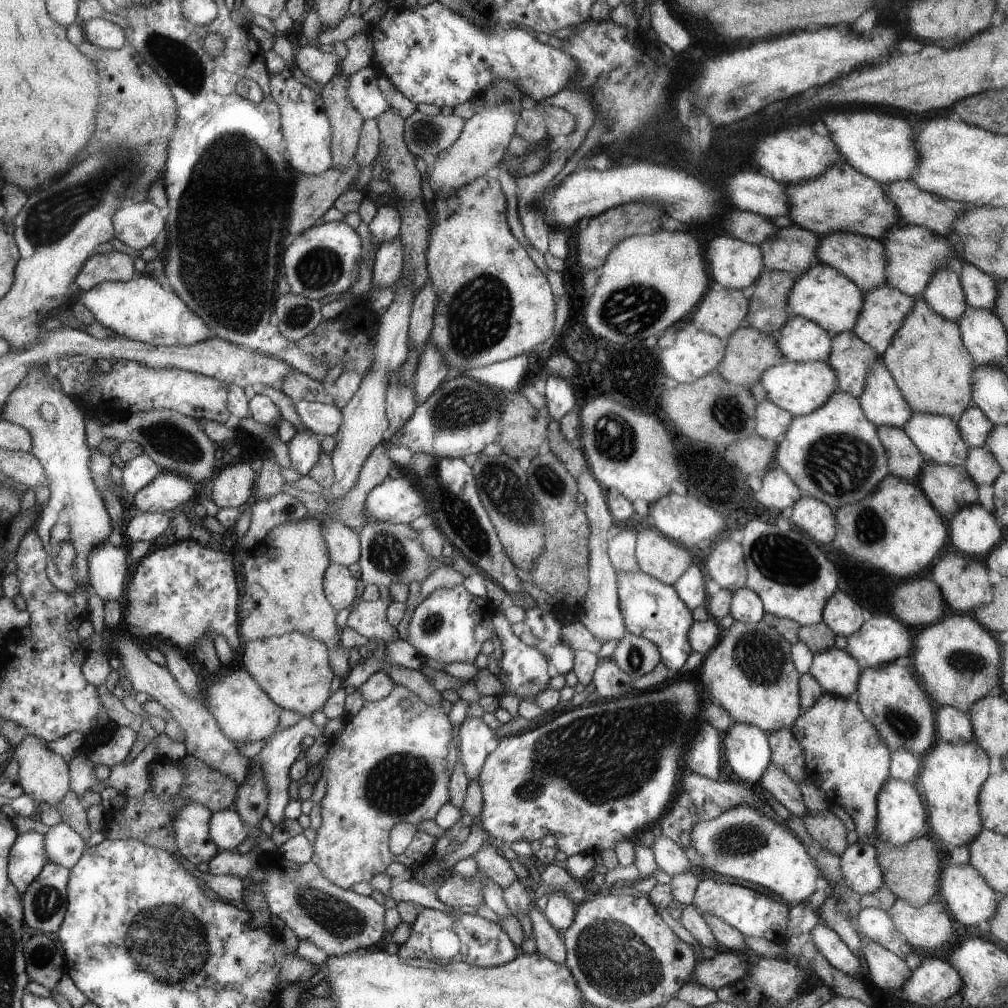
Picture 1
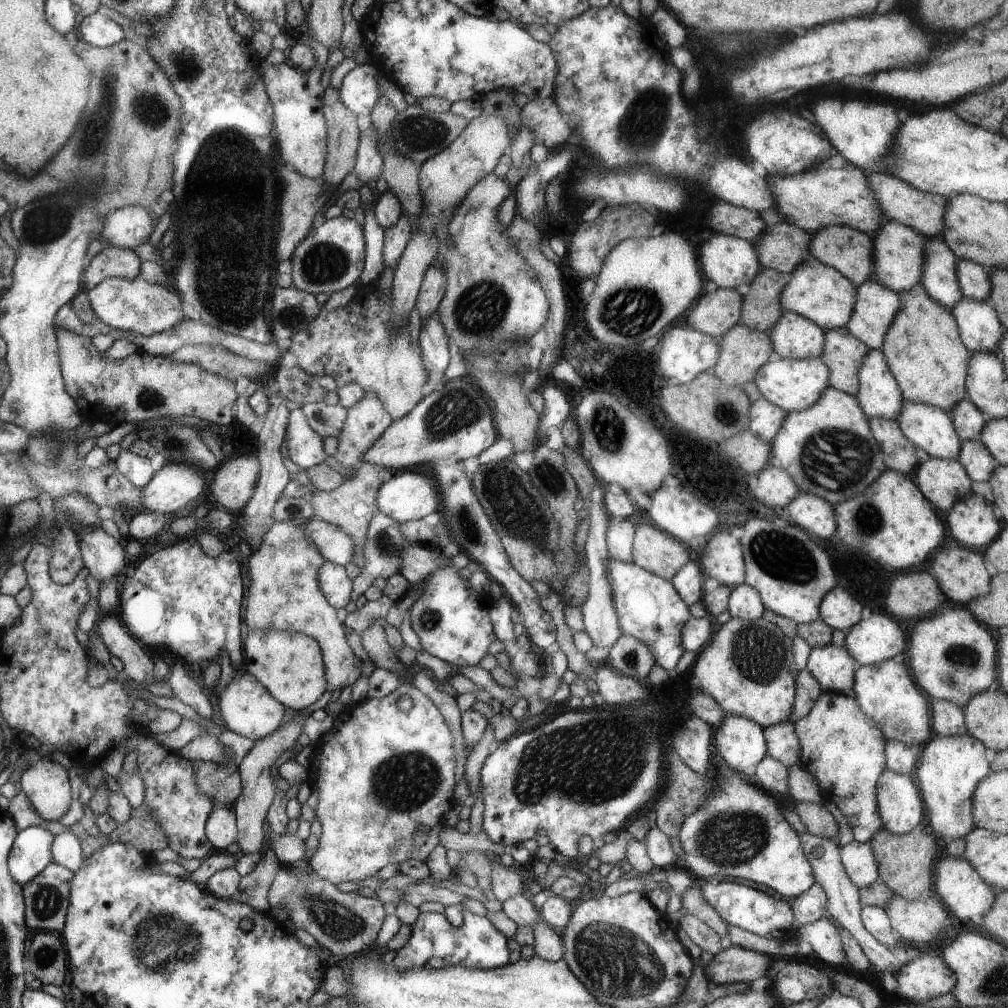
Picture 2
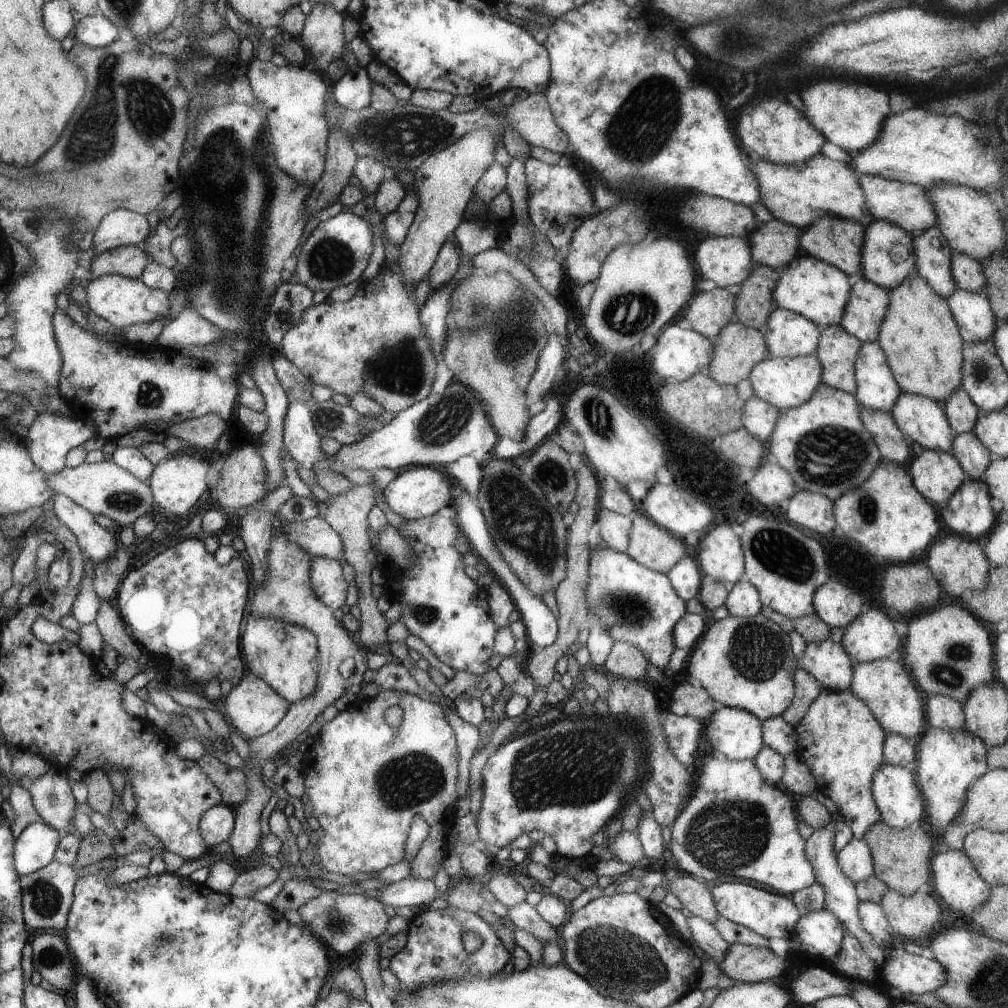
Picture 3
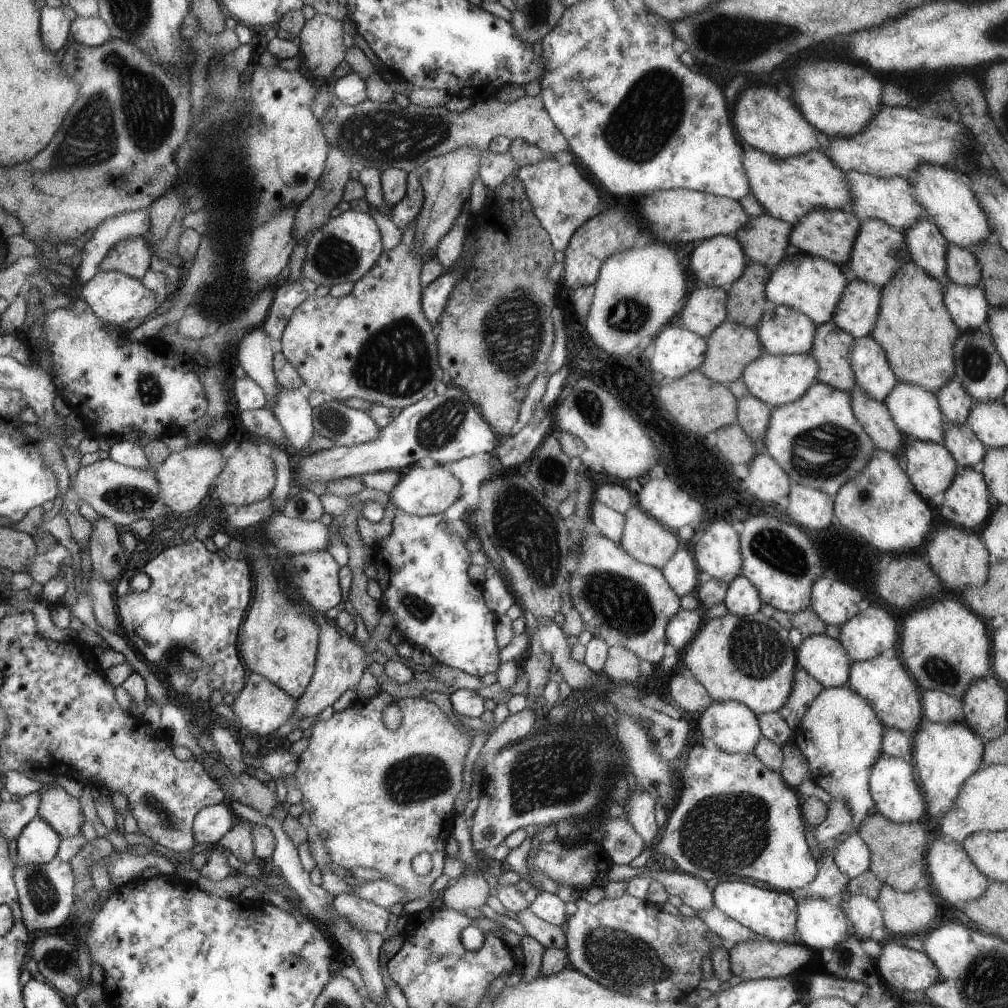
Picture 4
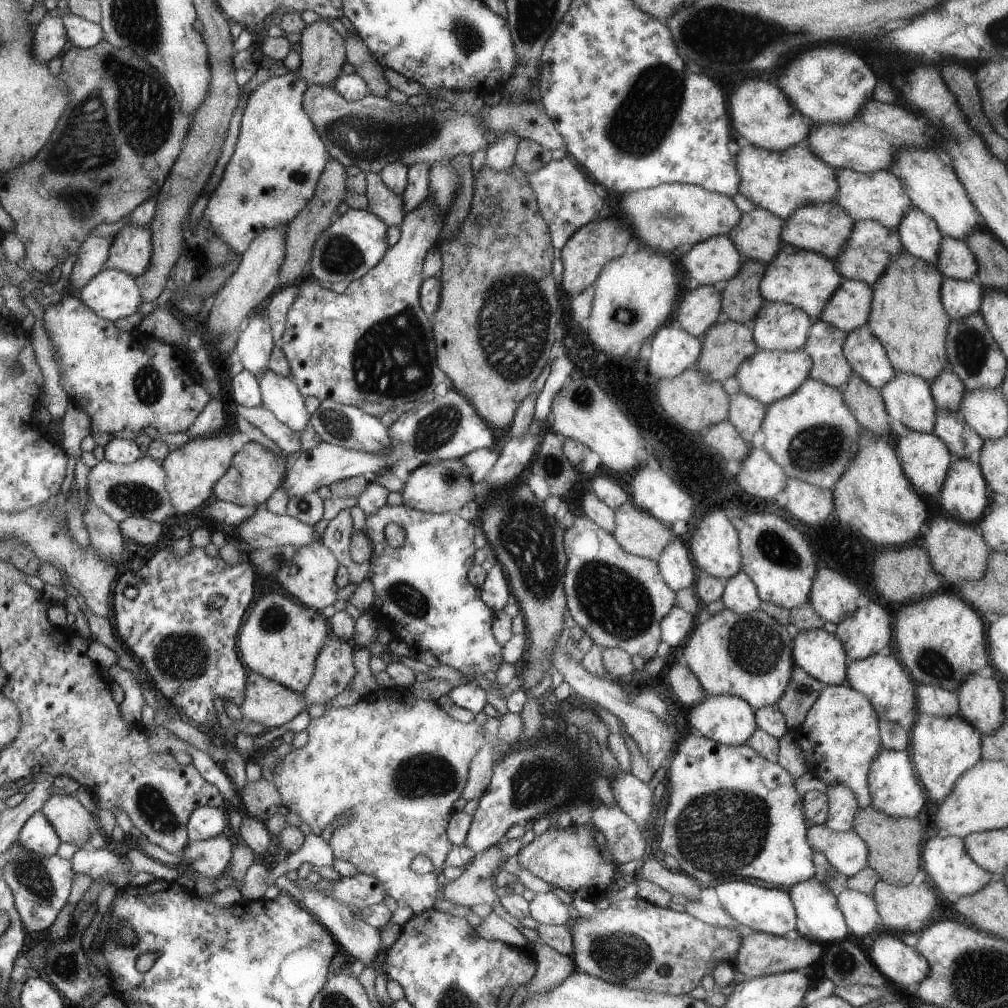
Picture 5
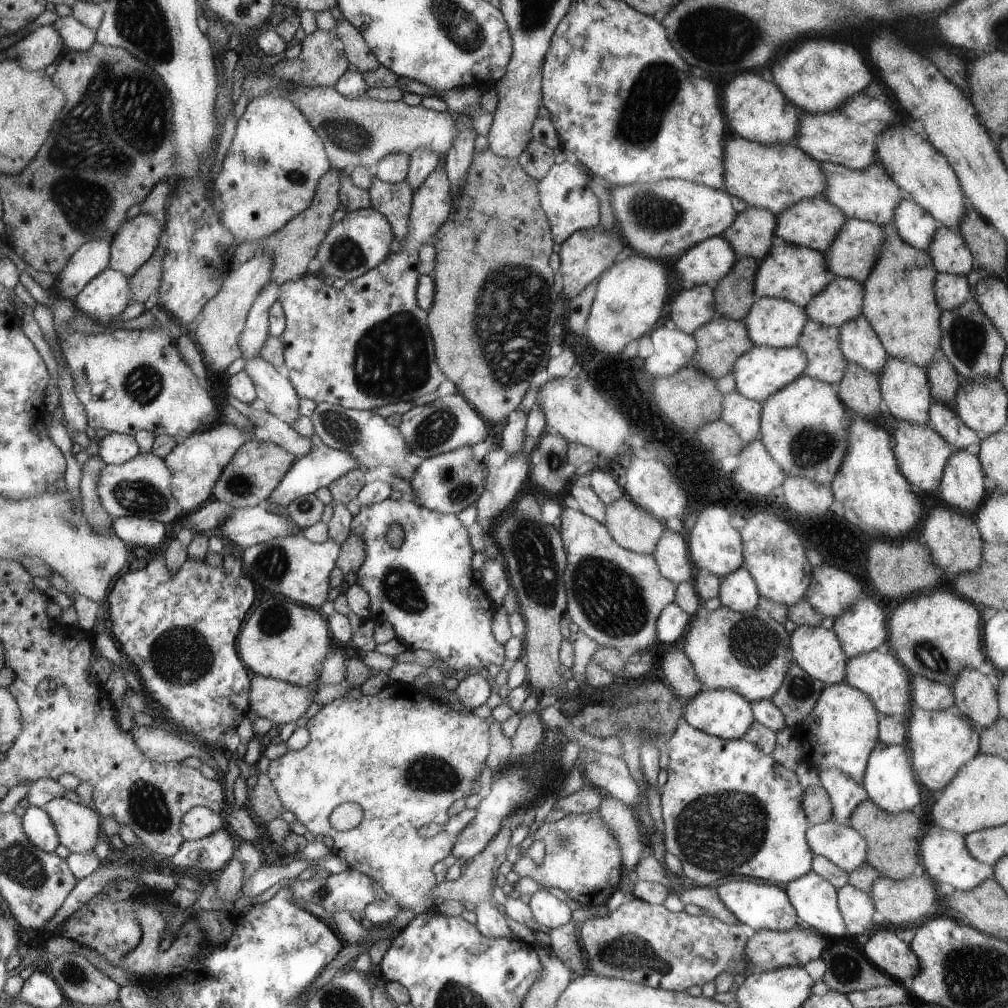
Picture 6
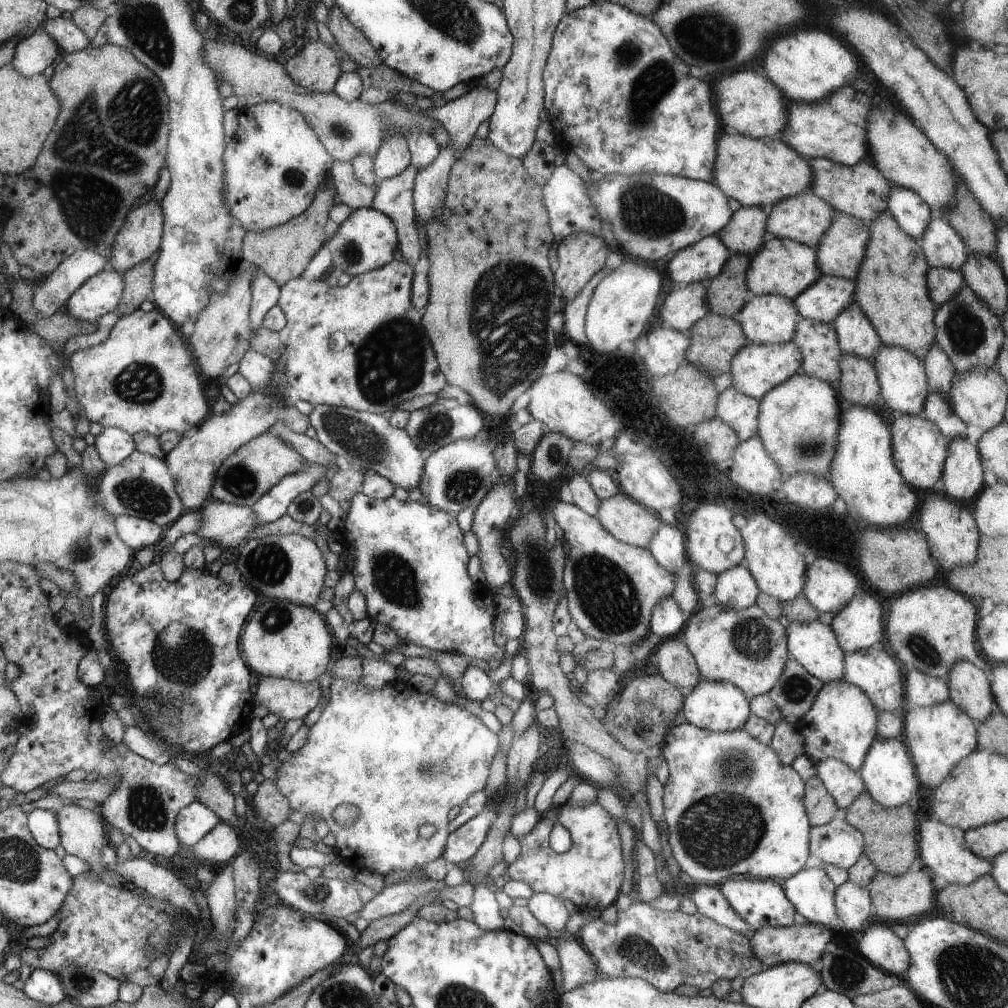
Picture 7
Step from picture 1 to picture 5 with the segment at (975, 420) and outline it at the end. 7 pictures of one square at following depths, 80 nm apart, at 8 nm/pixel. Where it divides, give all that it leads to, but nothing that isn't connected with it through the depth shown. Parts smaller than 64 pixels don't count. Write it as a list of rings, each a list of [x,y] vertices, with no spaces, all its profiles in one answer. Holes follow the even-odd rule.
[[[948,364],[943,371],[929,382],[931,393],[938,410],[956,412],[965,395],[965,384]]]

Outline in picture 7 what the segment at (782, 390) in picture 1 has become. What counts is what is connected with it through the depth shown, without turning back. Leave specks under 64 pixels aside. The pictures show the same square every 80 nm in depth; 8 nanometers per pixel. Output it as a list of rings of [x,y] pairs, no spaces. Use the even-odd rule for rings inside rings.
[[[793,341],[784,344],[753,344],[744,346],[731,362],[733,388],[746,397],[760,400],[776,386],[798,374],[803,364],[802,352]]]

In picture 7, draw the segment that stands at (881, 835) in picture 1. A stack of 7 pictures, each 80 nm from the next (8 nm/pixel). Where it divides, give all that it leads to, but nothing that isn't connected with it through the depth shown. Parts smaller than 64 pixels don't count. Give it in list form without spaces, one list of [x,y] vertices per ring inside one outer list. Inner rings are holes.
[[[877,737],[874,739],[858,772],[865,790],[886,808],[908,804],[910,799],[915,798],[920,786],[910,753],[902,738],[882,739]]]

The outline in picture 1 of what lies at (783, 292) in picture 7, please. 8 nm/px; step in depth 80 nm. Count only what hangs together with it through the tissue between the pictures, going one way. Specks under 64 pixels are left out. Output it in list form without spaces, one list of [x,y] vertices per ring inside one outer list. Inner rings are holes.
[[[815,262],[799,277],[787,296],[787,303],[791,314],[803,316],[806,320],[818,323],[829,335],[852,331],[855,320],[863,307],[863,292],[841,272],[835,268]]]

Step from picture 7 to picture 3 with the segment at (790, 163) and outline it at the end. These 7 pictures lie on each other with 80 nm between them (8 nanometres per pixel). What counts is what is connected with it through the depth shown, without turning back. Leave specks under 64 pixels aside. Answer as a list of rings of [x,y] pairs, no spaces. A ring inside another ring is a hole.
[[[816,153],[802,164],[783,165],[759,159],[749,164],[758,181],[761,203],[774,219],[805,230],[818,217],[842,217],[868,226],[873,218],[869,214],[862,187],[848,162],[833,161],[823,153]]]

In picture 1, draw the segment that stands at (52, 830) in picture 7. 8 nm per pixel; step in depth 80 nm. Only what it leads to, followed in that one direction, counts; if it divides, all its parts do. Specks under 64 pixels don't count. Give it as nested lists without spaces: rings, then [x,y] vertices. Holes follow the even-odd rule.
[[[40,830],[19,834],[9,855],[9,879],[19,891],[25,892],[48,862],[45,836]]]

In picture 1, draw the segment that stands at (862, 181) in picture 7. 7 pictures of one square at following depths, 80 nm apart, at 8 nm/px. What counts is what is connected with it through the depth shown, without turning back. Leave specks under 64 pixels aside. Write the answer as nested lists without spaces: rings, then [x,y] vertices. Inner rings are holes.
[[[912,179],[892,181],[882,188],[903,224],[927,228],[941,237],[947,236],[954,219],[967,209],[965,204],[924,192]]]

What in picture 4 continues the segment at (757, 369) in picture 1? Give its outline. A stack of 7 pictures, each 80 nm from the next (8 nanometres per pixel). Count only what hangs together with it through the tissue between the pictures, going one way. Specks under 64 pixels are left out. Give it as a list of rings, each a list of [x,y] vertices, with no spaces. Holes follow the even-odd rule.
[[[728,320],[717,326],[705,339],[707,342],[705,357],[698,370],[711,381],[726,385],[737,380],[750,362],[764,352],[755,327],[747,327]]]

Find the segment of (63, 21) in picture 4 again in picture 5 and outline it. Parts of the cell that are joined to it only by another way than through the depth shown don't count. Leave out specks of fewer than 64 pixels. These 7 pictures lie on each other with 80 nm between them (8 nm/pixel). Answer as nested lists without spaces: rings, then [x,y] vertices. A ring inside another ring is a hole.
[[[48,11],[34,30],[34,58],[48,64],[52,58],[61,57],[69,47],[62,17],[52,16]]]

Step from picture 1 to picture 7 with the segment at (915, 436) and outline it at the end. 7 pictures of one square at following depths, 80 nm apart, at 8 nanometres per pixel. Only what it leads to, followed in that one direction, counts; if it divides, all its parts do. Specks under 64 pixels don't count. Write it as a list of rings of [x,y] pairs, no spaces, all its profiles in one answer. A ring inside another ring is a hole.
[[[883,344],[882,348],[878,348],[872,364],[878,376],[883,408],[892,409],[896,415],[920,416],[930,394],[923,362],[904,348]]]

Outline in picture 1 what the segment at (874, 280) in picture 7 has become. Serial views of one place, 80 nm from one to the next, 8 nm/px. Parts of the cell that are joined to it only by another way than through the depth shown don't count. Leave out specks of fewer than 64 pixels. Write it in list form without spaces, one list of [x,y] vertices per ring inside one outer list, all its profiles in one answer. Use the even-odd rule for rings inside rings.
[[[922,296],[916,298],[910,312],[906,313],[903,323],[891,338],[890,346],[880,356],[912,410],[947,416],[956,421],[968,407],[972,406],[971,376],[975,360],[962,342],[958,323],[934,312]]]

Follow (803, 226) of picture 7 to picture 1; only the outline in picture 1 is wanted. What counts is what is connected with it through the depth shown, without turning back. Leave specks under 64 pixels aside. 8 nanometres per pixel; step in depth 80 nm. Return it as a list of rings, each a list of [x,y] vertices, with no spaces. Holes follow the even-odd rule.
[[[844,231],[831,232],[820,237],[815,256],[816,262],[835,268],[849,278],[863,293],[887,282],[883,244],[874,237],[870,238]]]

